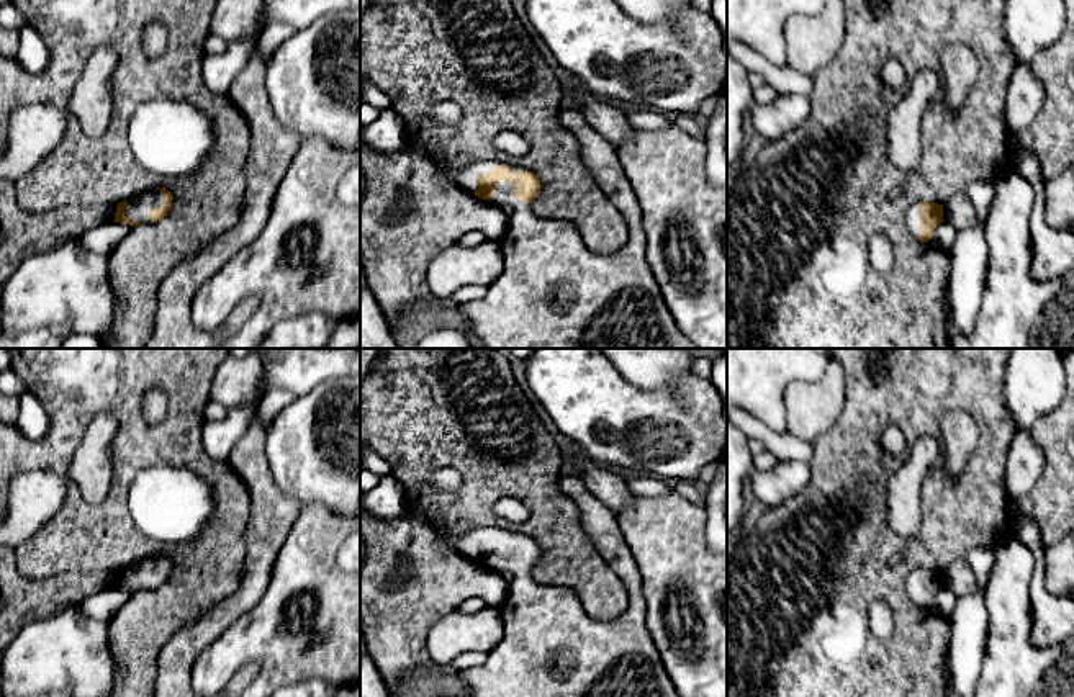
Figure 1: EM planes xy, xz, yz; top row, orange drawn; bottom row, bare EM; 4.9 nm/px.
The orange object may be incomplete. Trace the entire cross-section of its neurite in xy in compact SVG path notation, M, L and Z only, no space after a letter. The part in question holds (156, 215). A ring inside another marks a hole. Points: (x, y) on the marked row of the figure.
M144 188L129 200L118 203L115 223L139 226L164 219L172 206L174 196L165 188Z

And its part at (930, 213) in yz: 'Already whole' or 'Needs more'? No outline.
Needs more

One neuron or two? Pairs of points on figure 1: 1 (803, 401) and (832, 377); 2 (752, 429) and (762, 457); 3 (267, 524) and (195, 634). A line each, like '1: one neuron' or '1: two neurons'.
1: one neuron
2: two neurons
3: one neuron

